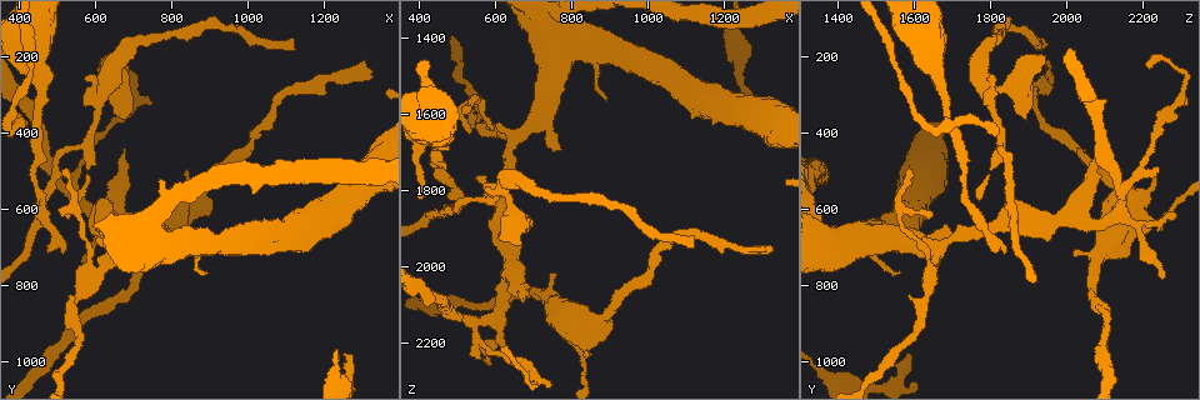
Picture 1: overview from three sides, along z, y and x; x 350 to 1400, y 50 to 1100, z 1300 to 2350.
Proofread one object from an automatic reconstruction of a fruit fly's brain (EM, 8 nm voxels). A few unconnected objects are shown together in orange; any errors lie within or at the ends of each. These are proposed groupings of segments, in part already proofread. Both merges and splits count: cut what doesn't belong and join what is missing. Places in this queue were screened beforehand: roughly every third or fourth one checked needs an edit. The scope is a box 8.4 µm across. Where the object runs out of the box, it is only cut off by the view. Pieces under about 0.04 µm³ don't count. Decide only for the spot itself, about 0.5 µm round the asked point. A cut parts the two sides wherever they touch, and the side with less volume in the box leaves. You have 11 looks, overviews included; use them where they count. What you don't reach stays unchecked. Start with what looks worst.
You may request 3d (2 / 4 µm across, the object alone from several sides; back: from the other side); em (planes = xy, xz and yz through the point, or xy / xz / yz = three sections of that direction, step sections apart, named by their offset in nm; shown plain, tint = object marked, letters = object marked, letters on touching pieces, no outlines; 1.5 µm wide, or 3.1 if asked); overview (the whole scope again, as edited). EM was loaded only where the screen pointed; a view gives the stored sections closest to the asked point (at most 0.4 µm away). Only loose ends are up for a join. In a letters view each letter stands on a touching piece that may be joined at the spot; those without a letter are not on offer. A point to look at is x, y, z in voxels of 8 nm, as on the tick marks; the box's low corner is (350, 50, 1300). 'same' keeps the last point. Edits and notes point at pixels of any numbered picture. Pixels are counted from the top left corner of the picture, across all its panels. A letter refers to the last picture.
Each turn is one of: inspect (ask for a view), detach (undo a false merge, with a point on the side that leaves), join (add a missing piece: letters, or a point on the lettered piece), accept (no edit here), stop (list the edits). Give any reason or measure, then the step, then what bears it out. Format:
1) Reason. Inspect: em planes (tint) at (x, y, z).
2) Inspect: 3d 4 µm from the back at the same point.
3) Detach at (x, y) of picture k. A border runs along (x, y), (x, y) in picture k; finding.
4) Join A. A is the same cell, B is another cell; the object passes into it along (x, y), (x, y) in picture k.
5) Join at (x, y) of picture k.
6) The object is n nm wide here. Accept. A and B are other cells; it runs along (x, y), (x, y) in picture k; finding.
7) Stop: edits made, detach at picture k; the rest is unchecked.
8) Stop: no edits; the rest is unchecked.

Long arm stops here. Inspect: 3d 4 µm from the back at (1125, 155, 1940).

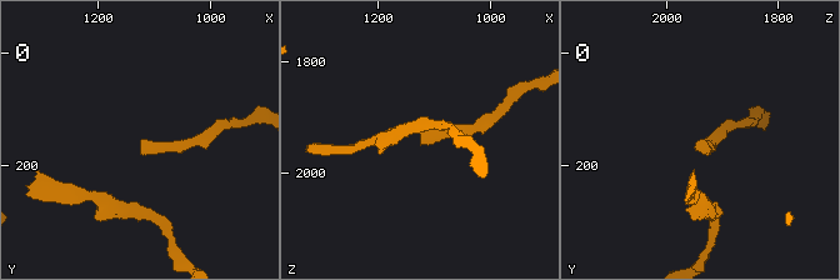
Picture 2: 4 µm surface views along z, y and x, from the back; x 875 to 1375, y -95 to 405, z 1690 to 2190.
Inspect: em planes (letters) at (1125, 160, 1940).

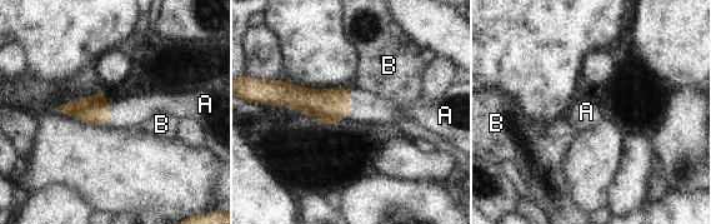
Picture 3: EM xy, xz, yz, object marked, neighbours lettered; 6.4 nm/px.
Join A. A is the same cell, B is another cell; the object passes into it along (326, 105), (349, 112), (366, 109) in picture 3; it goes on there.

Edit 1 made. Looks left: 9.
Branch stops here. Inspect: 3d 2 µm at (1260, 975, 1580).

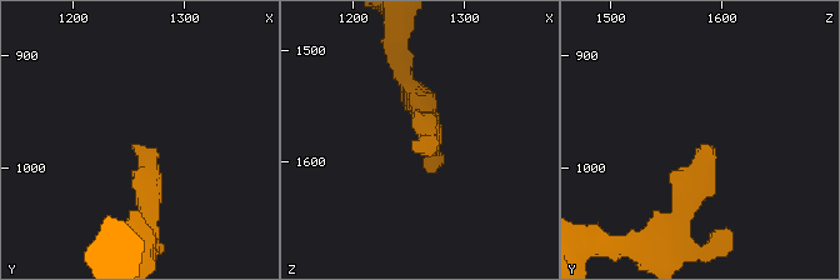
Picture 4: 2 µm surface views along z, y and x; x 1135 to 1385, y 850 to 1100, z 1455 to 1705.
Need the tissue. Inspect: em planes (tint) at (1254, 978, 1586).

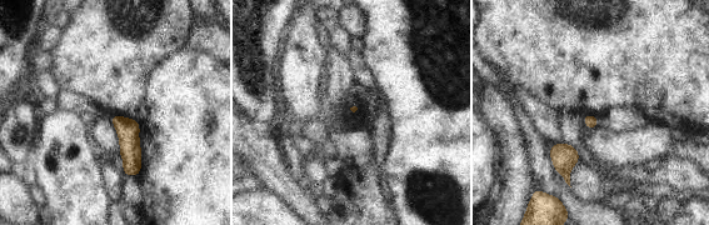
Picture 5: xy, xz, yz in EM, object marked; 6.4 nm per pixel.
What lies round it. Inspect: em planes (letters) at the same point.

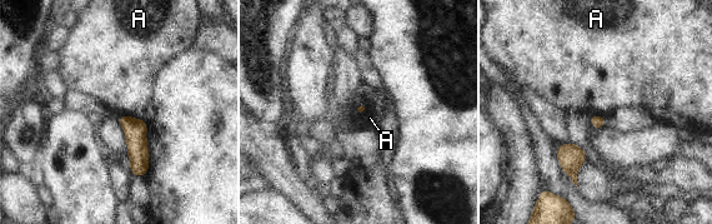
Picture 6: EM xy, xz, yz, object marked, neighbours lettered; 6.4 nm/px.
Accept. A is another cell; a border runs along (116, 115), (131, 115), (141, 119) in picture 6; none of them fits.

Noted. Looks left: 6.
Free end. Inspect: 3d 4 µm at (680, 445, 2080).

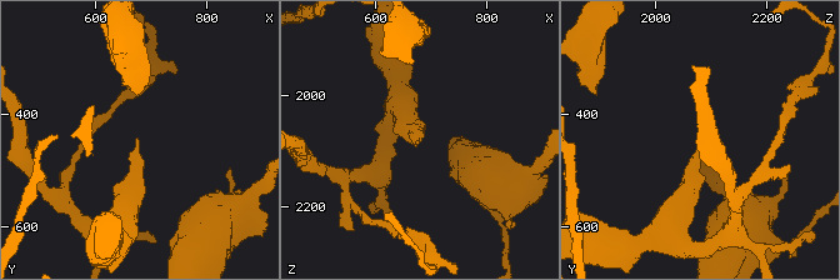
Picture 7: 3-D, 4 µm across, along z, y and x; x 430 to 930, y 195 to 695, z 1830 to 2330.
Inspect: em planes (plain) at (680, 445, 2080).

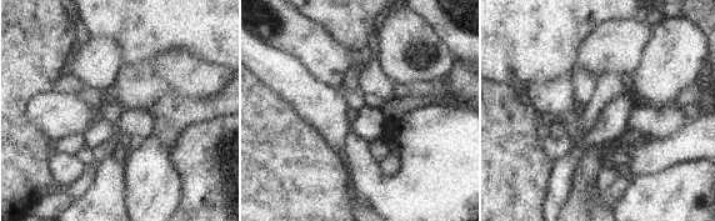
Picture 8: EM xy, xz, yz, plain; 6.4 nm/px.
What lies round it. Inspect: em planes (letters) at the same point.

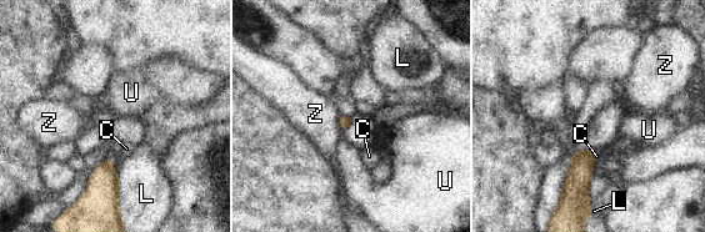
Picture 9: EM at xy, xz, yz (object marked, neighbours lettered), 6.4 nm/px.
The longest contact is with U, 200 nm. Accept. C, L, U and Z are other cells; a border runs along (340, 115), (340, 125), (344, 129) in picture 9; none of them fits.

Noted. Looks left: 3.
Thin end. Inspect: em planes (letters) at (620, 230, 2215).

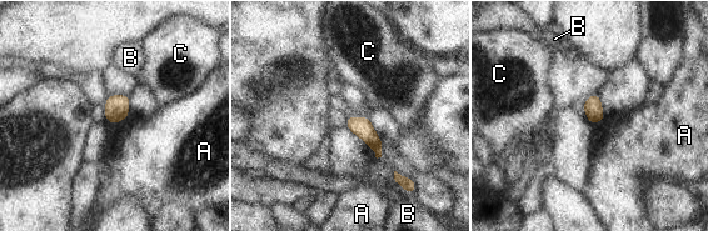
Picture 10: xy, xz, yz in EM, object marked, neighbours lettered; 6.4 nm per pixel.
Accept. A, B and C are other cells; a border runs along (393, 171), (410, 179) in picture 10; none of them fits.

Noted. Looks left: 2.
Stop: edits made, join at picture 3; the rest is unchecked.

